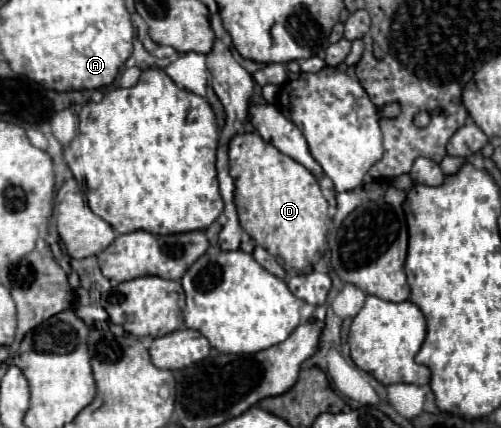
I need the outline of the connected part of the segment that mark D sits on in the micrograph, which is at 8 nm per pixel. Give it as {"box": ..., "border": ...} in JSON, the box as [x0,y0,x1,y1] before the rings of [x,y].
{"box":[230,133,328,275],"border":[[[242,133],[242,135],[232,137],[230,175],[236,185],[234,203],[238,209],[238,219],[240,219],[242,229],[256,239],[254,241],[256,245],[264,247],[270,255],[274,255],[288,275],[308,273],[324,255],[326,233],[328,233],[328,203],[322,197],[322,191],[314,175],[306,167],[302,167],[300,163],[280,153],[270,143],[266,143],[258,133]]]}

